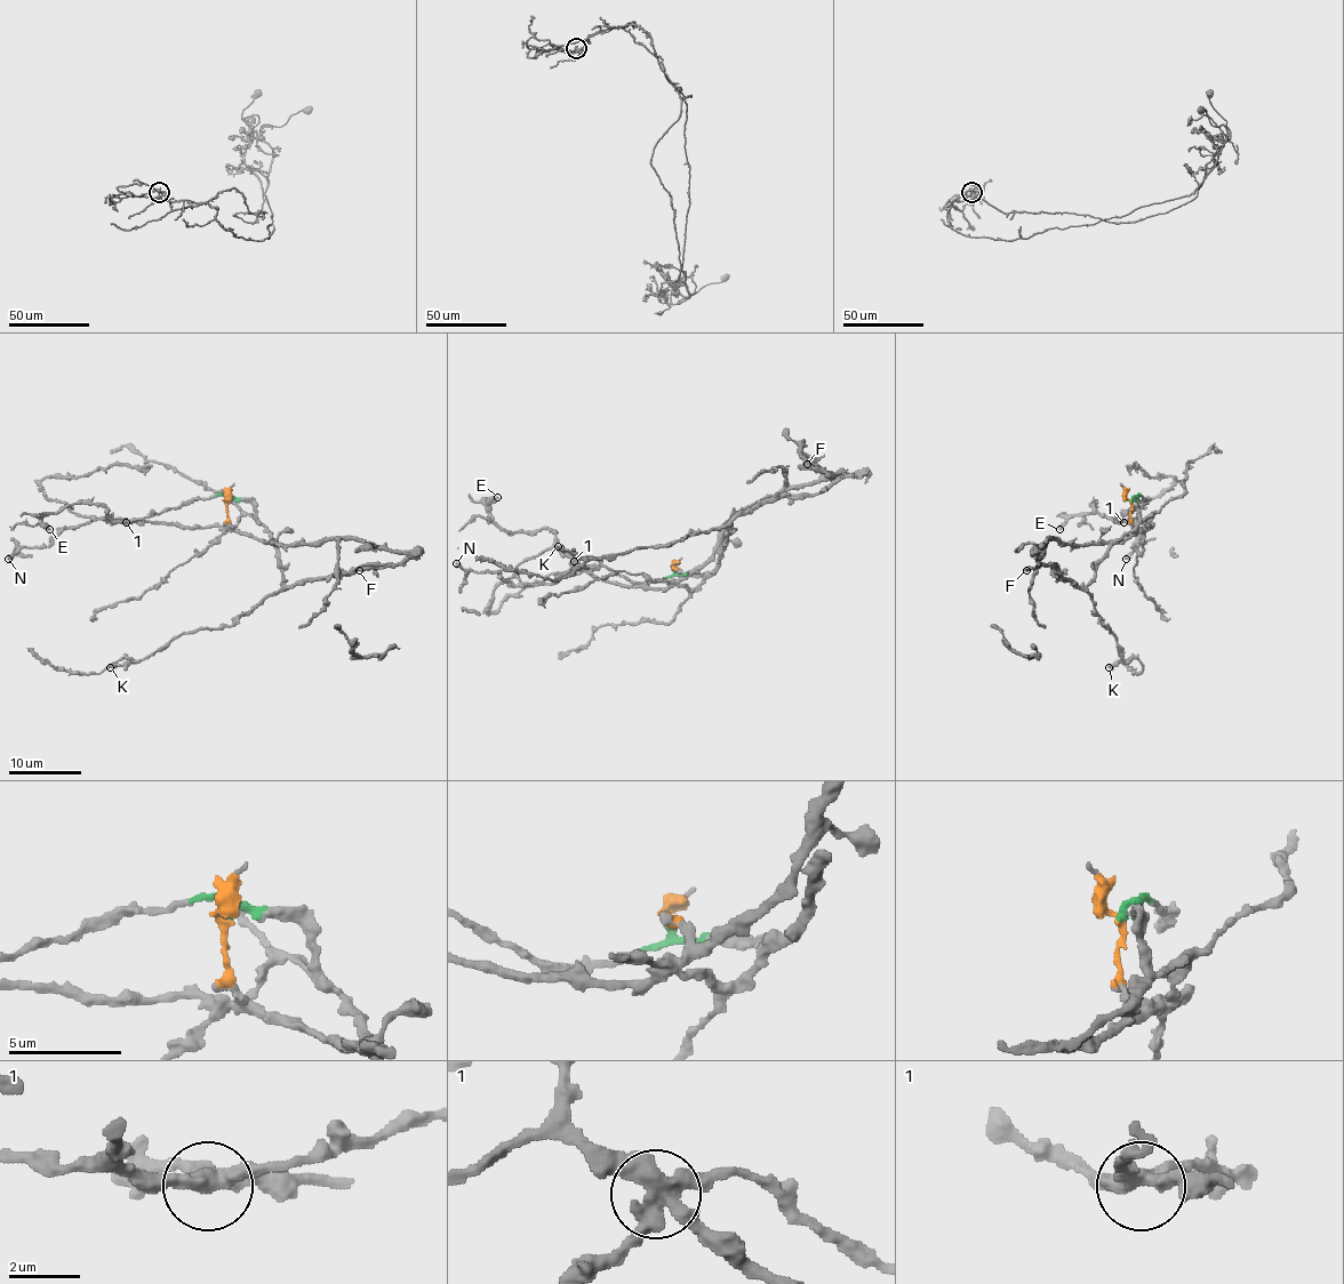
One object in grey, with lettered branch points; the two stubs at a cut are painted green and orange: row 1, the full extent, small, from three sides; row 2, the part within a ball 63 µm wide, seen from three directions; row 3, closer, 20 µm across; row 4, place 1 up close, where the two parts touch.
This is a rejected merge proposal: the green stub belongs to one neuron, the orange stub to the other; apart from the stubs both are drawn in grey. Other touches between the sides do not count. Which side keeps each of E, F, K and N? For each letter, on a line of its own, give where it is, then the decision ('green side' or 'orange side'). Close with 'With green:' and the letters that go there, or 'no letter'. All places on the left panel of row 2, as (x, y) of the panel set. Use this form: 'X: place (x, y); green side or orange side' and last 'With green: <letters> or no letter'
E: place (49, 529); orange side
F: place (359, 570); green side
K: place (110, 667); green side
N: place (8, 559); green side
With green: F, K, N

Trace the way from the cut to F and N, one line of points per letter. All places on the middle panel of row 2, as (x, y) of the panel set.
F: (674, 568), (677, 574), (708, 575), (717, 566), (737, 516), (783, 497), (817, 495), (837, 479), (806, 464)
N: (674, 568), (657, 580), (631, 583), (581, 556), (551, 583), (514, 584), (456, 562)

